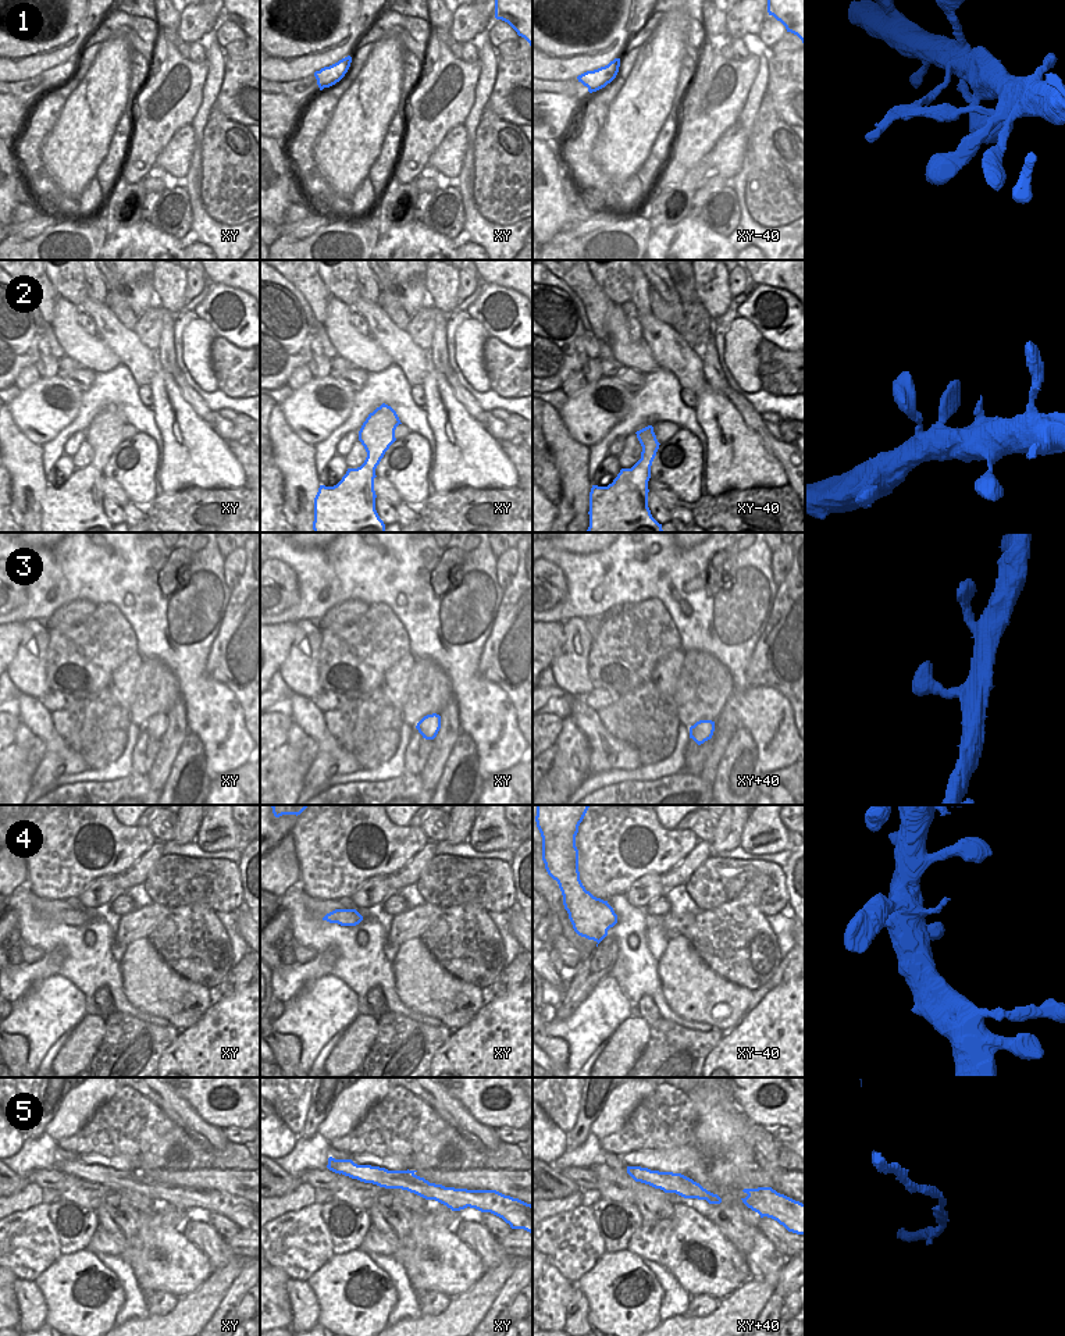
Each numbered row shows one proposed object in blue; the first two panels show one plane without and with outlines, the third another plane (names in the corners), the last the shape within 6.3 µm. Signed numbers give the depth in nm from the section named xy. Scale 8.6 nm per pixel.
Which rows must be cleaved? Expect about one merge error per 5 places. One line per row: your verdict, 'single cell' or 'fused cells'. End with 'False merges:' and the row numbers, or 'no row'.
1: fused cells
2: single cell
3: single cell
4: single cell
5: single cell
False merges: 1

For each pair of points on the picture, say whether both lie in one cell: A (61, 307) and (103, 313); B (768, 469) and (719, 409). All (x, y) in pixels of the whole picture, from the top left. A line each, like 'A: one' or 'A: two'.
A: two
B: one

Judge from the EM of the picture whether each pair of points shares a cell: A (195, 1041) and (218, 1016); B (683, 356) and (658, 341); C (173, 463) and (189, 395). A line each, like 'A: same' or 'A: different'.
A: same
B: same
C: different

